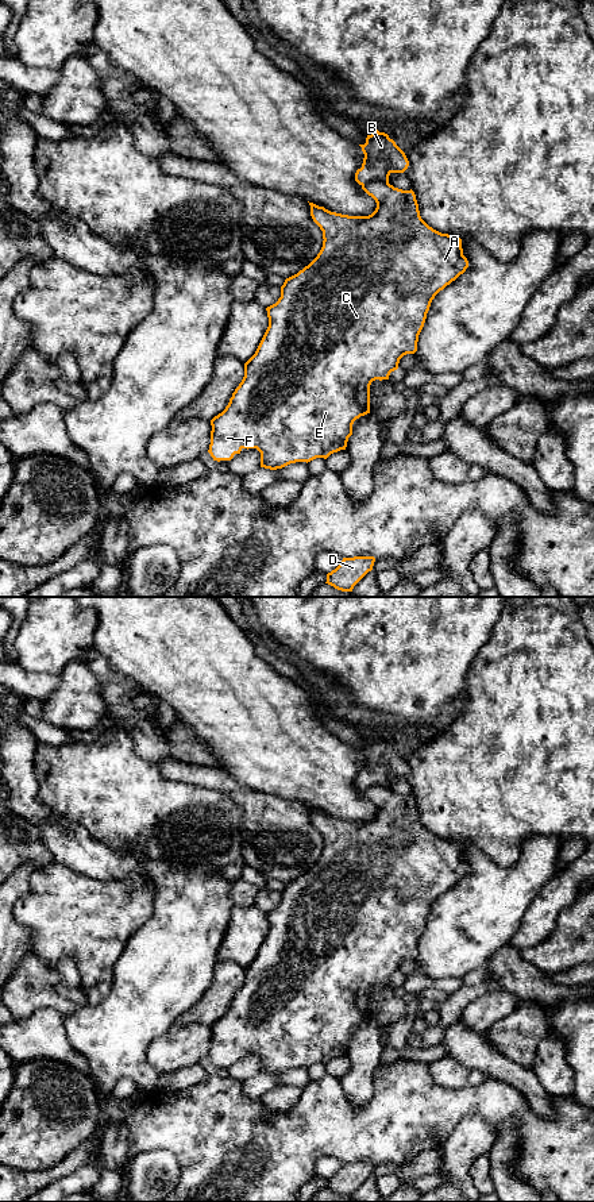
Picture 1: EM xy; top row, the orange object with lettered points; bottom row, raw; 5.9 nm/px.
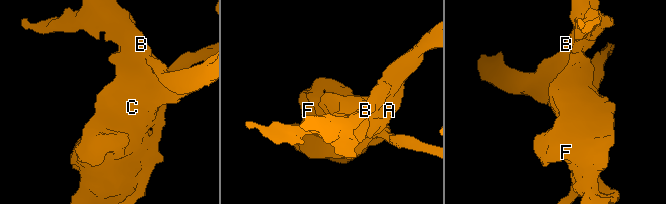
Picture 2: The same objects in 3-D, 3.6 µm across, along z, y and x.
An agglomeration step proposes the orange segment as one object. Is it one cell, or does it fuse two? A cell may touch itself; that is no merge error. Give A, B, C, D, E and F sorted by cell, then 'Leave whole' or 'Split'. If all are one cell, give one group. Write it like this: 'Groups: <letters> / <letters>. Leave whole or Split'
Groups: A C E F / B D. Split

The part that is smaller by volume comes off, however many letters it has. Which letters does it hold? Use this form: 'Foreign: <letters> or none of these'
Foreign: B, D

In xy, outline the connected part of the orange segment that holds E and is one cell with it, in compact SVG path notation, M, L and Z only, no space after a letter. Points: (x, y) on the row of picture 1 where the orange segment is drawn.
M383 181L369 182L362 189L377 203L375 211L369 216L342 215L309 203L310 216L323 231L323 247L308 266L285 280L281 286L281 297L275 304L266 308L269 327L255 354L244 363L244 377L232 393L225 409L211 420L212 431L208 452L213 461L231 461L243 448L256 448L261 452L261 467L277 470L296 462L308 463L316 458L327 459L331 454L346 450L348 438L352 435L354 421L370 413L371 382L389 380L390 373L398 369L400 359L417 351L418 335L432 300L468 267L468 261L463 255L462 239L429 227L420 216L416 194L412 189L402 190Z

